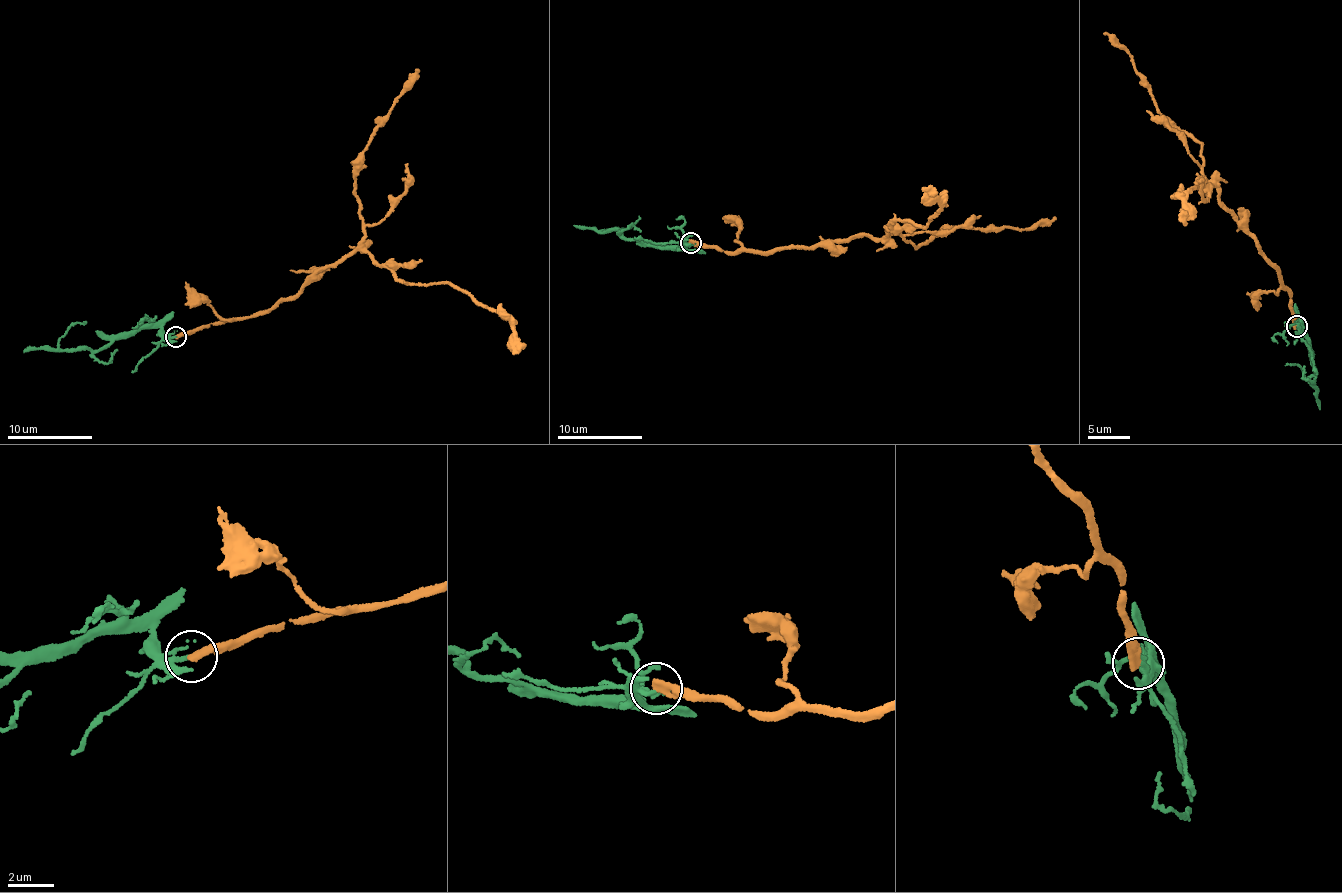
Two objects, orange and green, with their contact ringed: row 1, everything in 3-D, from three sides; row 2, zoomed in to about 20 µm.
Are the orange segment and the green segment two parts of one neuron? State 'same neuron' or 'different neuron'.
different neuron

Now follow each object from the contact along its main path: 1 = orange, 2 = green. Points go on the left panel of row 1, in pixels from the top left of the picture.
1: (175, 336), (289, 299), (322, 269), (361, 249), (399, 279), (458, 288), (509, 322), (513, 346), (520, 350)
2: (175, 336), (166, 335), (158, 326), (95, 350), (67, 352), (59, 341), (70, 325), (83, 321)

